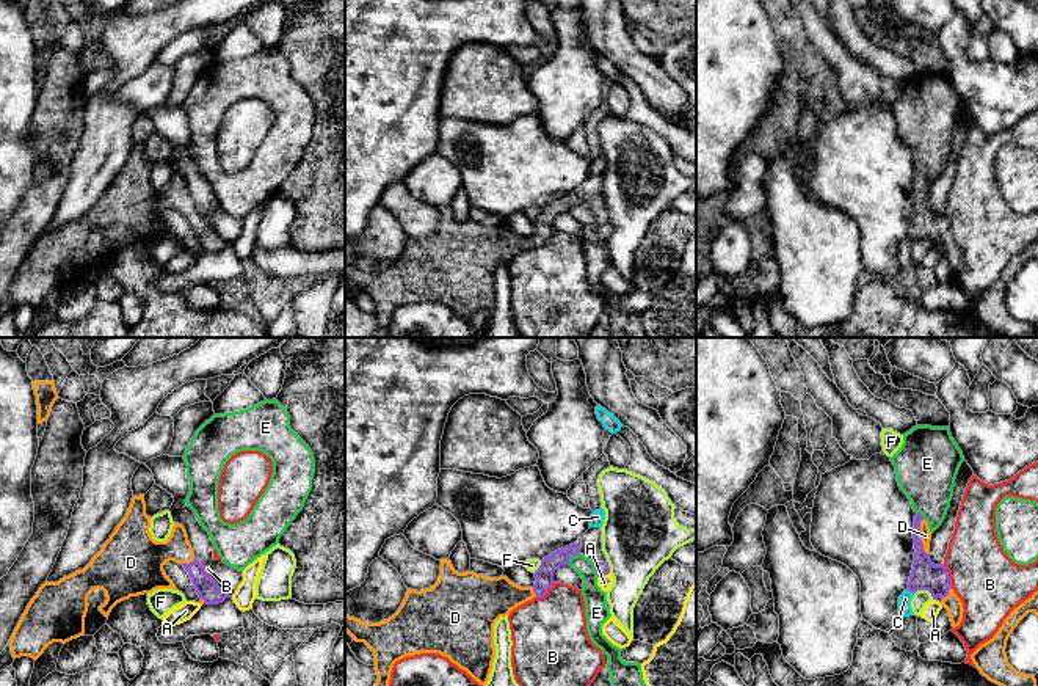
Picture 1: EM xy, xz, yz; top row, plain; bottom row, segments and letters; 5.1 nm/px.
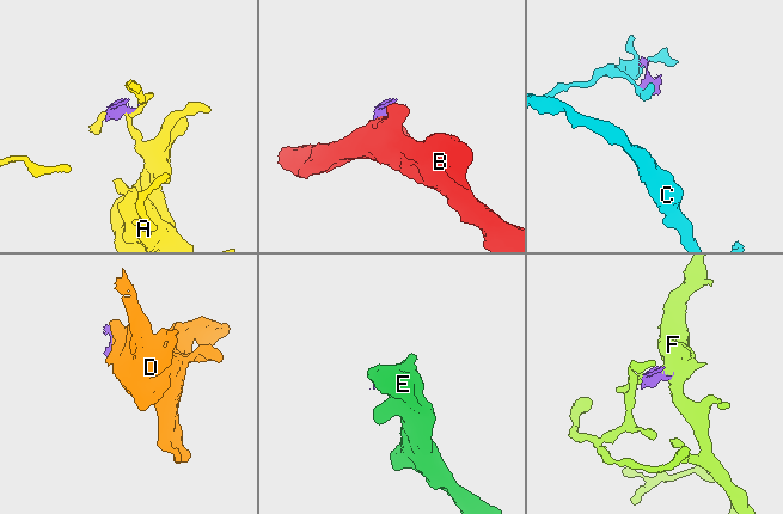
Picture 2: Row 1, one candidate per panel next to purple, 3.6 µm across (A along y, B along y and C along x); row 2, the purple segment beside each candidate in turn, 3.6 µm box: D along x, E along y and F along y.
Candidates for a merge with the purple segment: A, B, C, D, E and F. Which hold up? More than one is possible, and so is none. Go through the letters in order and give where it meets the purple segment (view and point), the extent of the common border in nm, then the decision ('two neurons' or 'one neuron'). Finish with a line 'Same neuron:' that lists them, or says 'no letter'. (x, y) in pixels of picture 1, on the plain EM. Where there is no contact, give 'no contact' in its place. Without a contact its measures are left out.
A: meets purple in xz at (604, 223); contact 60 nm long; two neurons
B: meets purple in yz at (949, 225); contact 140 nm long; two neurons
C: meets purple in yz at (911, 239); contact 40 nm long; two neurons
D: meets purple in yz at (919, 186); contact 190 nm long; one neuron
E: meets purple in xz at (571, 203); contact 80 nm long; two neurons
F: meets purple in yz at (925, 237); contact 110 nm long; two neurons
Same neuron: D

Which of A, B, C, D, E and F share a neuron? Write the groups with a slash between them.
A / B / C / D / E / F

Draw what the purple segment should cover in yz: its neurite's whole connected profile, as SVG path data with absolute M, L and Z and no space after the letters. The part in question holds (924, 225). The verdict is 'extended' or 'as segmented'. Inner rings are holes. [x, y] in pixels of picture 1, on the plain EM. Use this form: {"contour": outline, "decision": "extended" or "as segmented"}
{"contour": "M916 160L914 163L914 212L908 231L908 239L928 239L933 248L942 246L941 253L947 257L952 275L958 275L963 268L963 251L952 237L952 229L944 212L935 213L930 203L931 181L927 168Z", "decision": "extended"}

